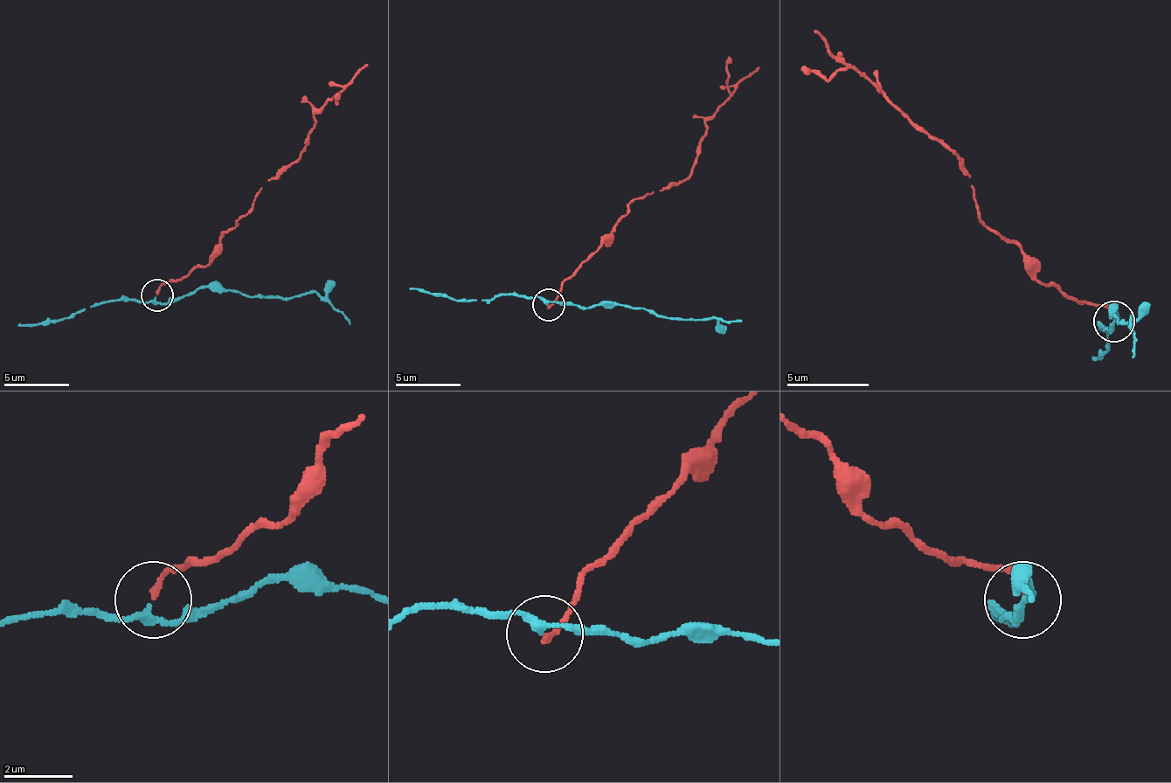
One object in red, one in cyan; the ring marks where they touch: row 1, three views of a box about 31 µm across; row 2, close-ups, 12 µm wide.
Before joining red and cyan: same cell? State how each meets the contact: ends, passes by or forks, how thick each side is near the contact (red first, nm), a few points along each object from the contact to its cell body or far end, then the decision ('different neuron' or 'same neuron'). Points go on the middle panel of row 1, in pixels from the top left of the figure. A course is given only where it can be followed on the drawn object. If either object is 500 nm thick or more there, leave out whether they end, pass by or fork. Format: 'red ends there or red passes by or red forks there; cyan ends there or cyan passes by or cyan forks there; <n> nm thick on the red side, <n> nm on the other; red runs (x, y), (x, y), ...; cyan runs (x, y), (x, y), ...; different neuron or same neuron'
red ends there; cyan passes by; 160 nm thick on the red side, 200 nm on the other; red runs (547, 304), (557, 297), (567, 278), (597, 248), (635, 199), (691, 173), (714, 111), (759, 65); cyan runs (547, 304), (550, 301), (590, 308), (626, 304), (665, 317), (740, 320); same neuron

